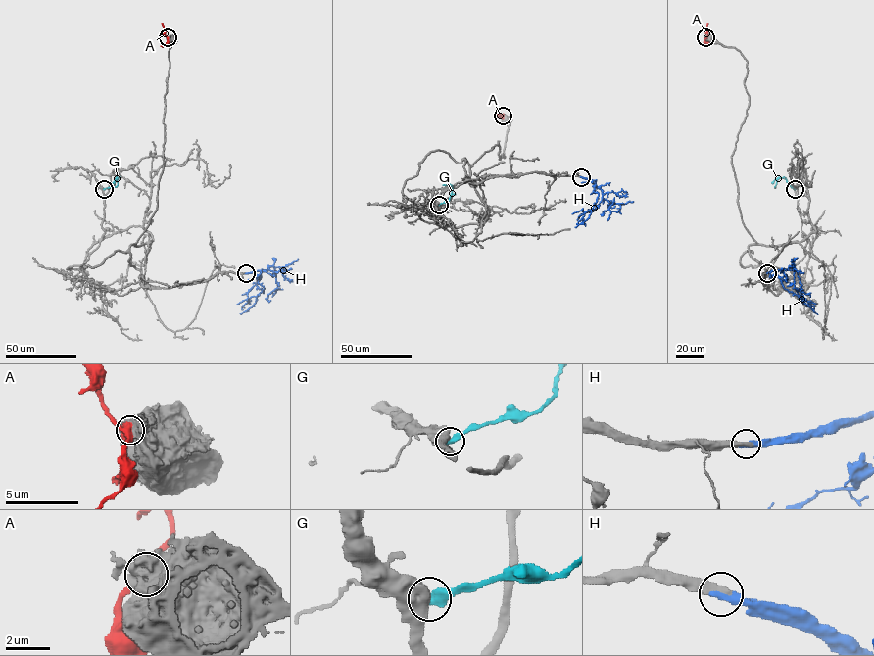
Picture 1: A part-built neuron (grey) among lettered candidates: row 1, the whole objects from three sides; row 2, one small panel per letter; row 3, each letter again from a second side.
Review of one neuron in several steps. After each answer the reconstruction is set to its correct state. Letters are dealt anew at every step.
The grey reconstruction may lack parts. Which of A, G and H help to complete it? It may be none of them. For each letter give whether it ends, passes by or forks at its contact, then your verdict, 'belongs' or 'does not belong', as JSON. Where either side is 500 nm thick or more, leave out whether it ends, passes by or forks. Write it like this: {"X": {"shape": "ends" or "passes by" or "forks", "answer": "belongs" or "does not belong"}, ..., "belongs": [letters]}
{"A": {"answer": "does not belong"}, "G": {"answer": "does not belong"}, "H": {"shape": "ends", "answer": "belongs"}, "belongs": ["H"]}

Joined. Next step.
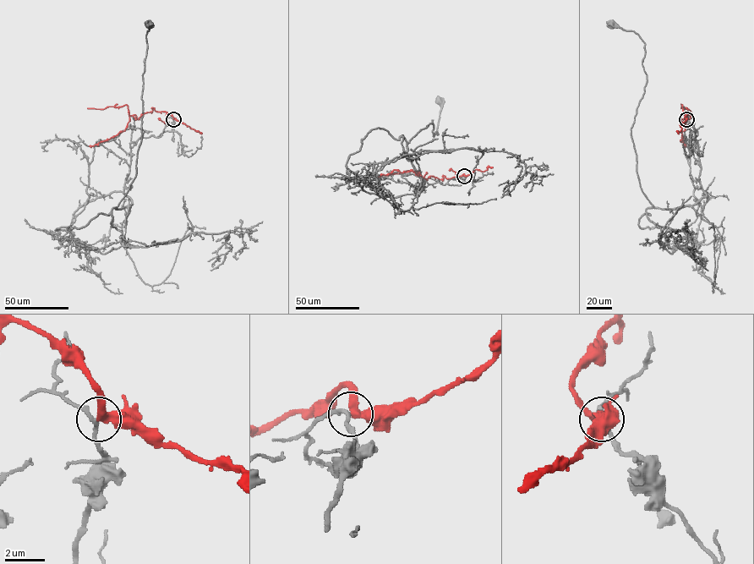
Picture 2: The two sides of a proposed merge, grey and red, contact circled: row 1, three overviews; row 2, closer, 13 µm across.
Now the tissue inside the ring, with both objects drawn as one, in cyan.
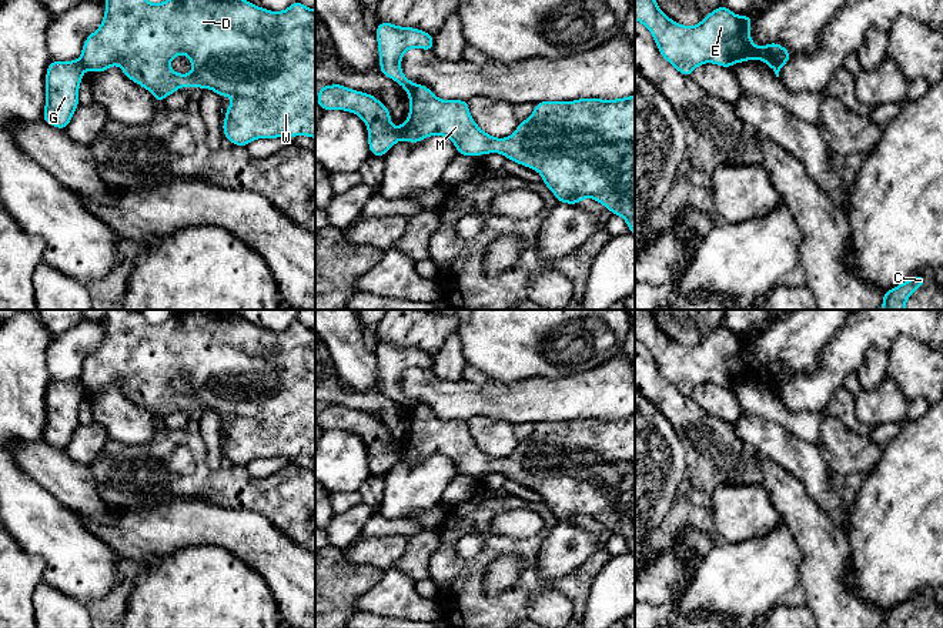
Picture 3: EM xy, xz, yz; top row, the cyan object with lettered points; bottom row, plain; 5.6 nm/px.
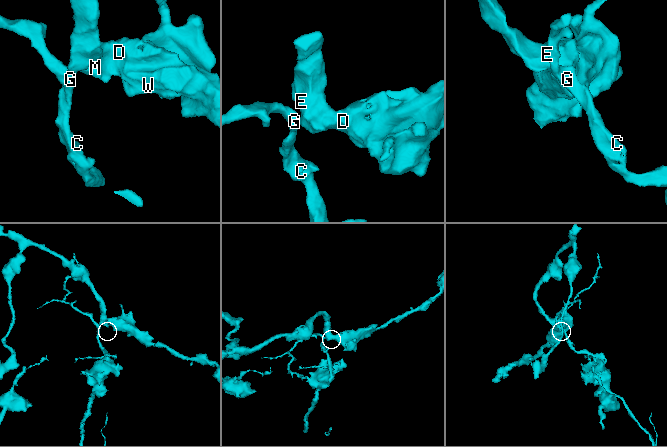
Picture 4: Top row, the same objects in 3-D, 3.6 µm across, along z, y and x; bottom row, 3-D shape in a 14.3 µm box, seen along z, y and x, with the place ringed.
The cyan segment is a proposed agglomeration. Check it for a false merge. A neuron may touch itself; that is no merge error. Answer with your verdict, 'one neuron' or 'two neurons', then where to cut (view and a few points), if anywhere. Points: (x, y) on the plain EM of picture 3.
two neurons; cut in xz along (398, 448), (403, 457)

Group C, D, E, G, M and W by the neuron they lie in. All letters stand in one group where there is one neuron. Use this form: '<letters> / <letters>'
C G / D E M W

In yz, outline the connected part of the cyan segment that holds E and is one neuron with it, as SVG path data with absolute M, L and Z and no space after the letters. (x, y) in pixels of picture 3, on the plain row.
M635 310L635 340L642 343L653 357L661 375L681 394L692 395L693 390L705 383L730 388L735 383L762 380L770 388L786 384L792 374L779 363L756 367L749 354L755 337L738 335L725 324L710 331L698 345L686 347L669 338L659 327L649 310Z

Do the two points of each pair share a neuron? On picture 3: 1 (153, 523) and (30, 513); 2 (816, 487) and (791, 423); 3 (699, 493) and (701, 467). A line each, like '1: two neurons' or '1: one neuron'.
1: two neurons
2: two neurons
3: one neuron

